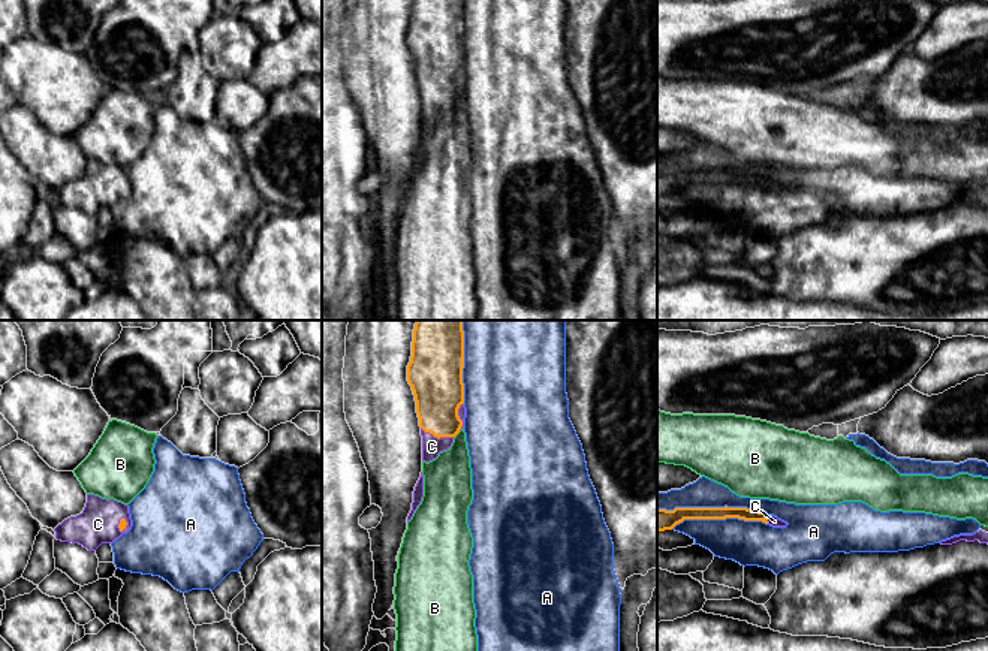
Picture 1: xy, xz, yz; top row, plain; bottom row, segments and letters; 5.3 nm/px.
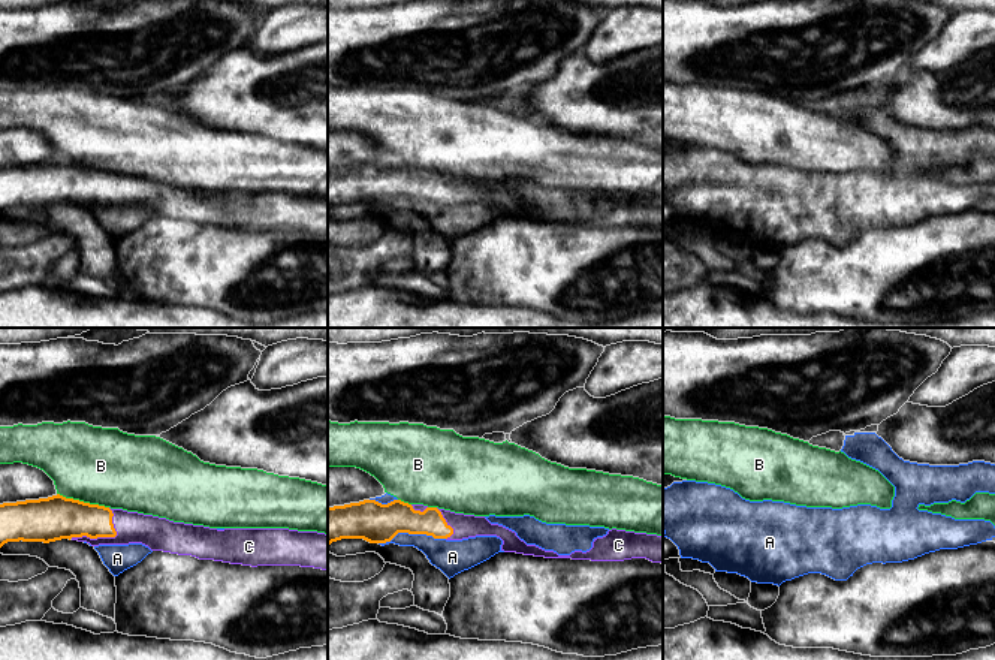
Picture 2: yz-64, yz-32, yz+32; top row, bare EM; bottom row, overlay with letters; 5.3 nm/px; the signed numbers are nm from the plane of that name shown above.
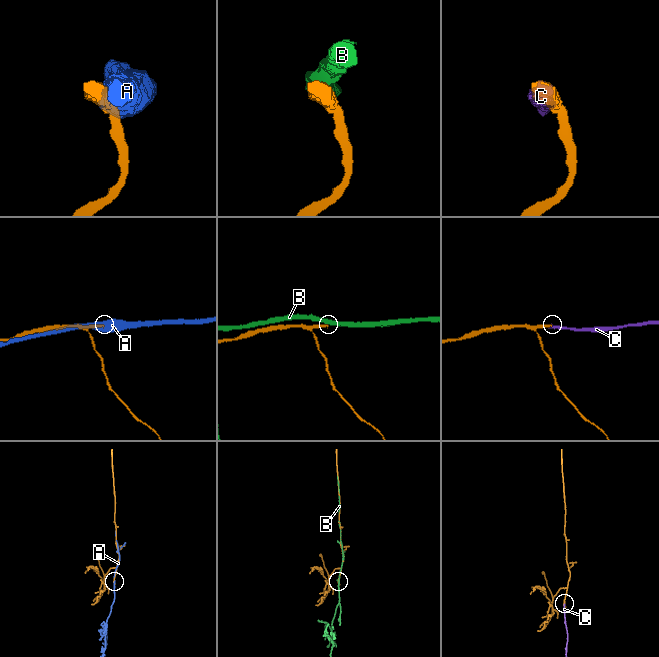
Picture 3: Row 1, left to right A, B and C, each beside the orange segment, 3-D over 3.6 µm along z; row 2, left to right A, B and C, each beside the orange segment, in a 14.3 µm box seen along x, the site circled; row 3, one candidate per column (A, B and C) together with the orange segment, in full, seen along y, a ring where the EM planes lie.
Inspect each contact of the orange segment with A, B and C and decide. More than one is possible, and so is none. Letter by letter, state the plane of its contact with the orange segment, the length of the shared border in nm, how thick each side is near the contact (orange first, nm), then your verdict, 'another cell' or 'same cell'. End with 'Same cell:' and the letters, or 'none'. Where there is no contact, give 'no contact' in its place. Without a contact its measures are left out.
A: meets orange in yz; contact 600 nm long; 100 nm thick on the orange side, 220 nm on the other; another cell
B: meets orange in xz; contact 50 nm long; 280 nm thick on the orange side, 260 nm on the other; another cell
C: meets orange in xz; contact 190 nm long; 280 nm thick on the orange side, 110 nm on the other; same cell
Same cell: C

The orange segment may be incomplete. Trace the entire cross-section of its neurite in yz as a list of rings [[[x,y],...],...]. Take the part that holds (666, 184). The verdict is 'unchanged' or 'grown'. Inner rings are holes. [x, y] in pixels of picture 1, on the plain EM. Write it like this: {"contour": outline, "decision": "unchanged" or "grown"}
{"contour": [[[675,172],[674,175],[657,174],[657,196],[672,195],[684,184],[726,184],[762,186],[772,192],[786,192],[787,187],[766,177],[747,172]]], "decision": "grown"}

